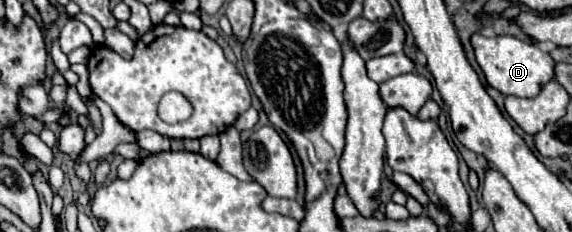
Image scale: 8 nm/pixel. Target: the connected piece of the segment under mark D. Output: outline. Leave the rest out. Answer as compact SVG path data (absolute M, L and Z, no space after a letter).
M473 35L471 41L475 47L477 63L483 69L487 83L503 95L537 97L541 87L555 79L555 61L549 53L543 53L535 43L521 41L511 35L499 35L491 39L483 35Z

